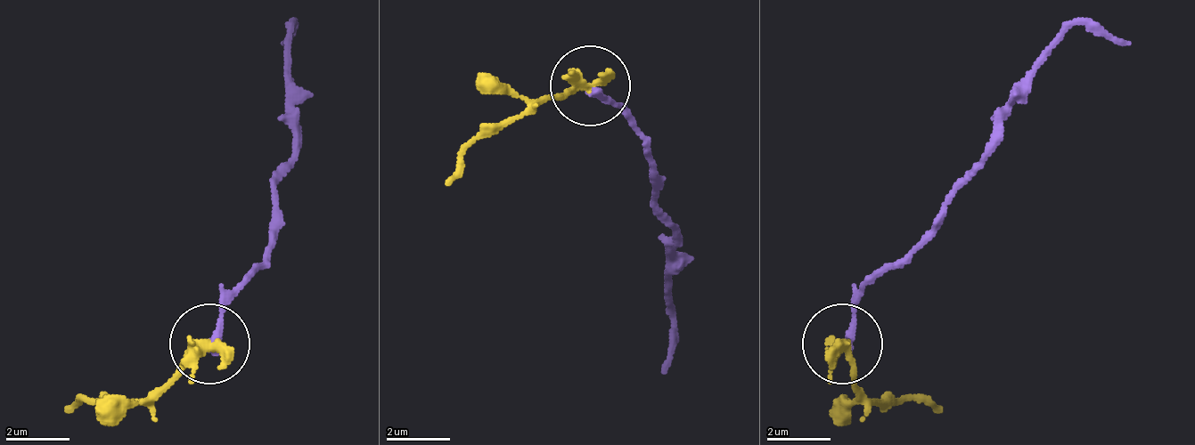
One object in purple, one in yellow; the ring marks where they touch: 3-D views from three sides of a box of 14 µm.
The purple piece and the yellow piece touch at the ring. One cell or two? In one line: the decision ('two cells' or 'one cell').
two cells

